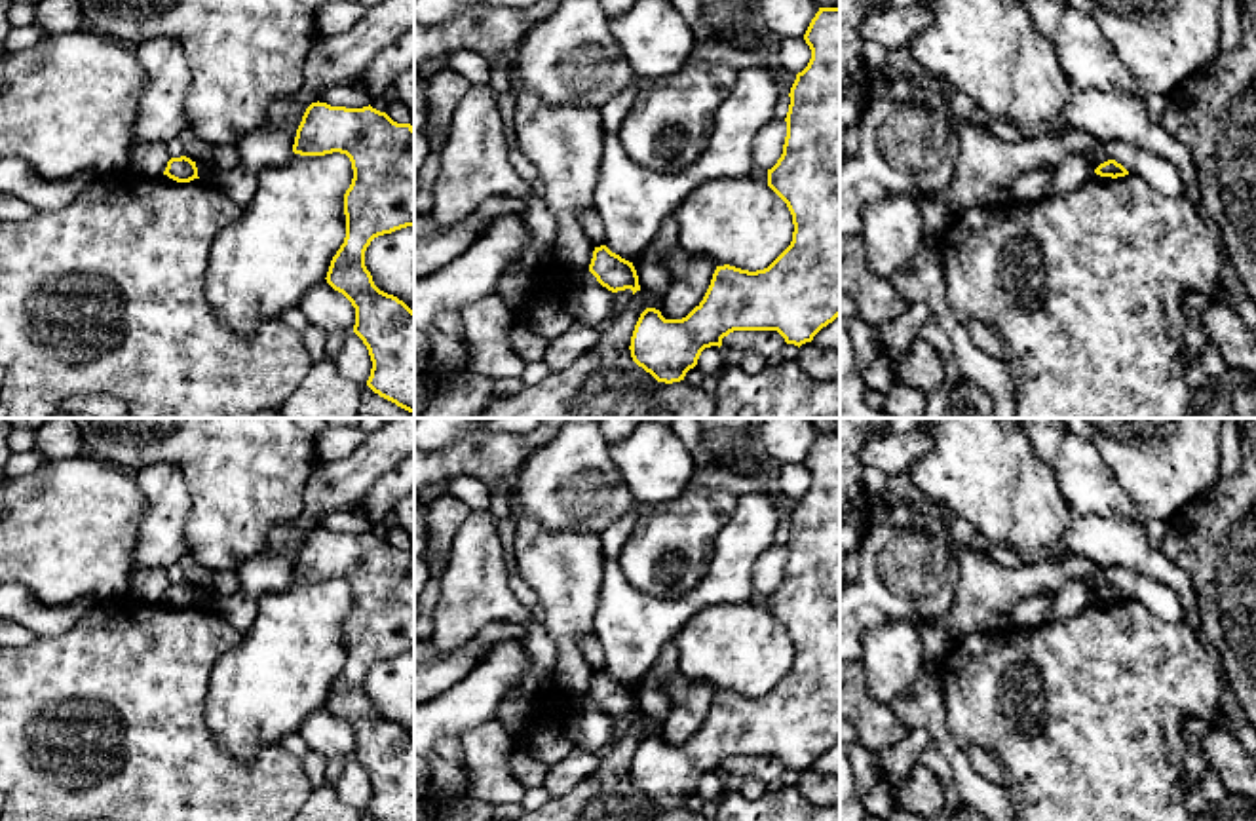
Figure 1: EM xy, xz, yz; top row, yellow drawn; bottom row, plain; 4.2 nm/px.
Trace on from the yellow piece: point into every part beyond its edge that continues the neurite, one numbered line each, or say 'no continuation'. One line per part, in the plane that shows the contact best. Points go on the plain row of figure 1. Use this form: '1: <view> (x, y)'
no continuation

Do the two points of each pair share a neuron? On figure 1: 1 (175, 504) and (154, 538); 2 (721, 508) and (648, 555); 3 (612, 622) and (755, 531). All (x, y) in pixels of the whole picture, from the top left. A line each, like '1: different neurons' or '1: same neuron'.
1: same neuron
2: same neuron
3: same neuron

